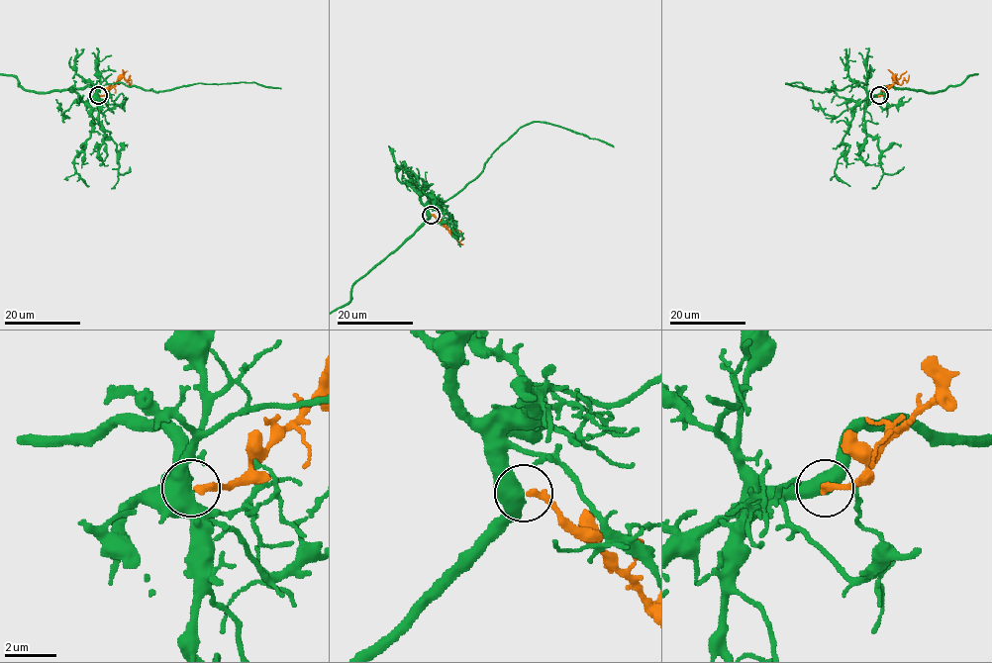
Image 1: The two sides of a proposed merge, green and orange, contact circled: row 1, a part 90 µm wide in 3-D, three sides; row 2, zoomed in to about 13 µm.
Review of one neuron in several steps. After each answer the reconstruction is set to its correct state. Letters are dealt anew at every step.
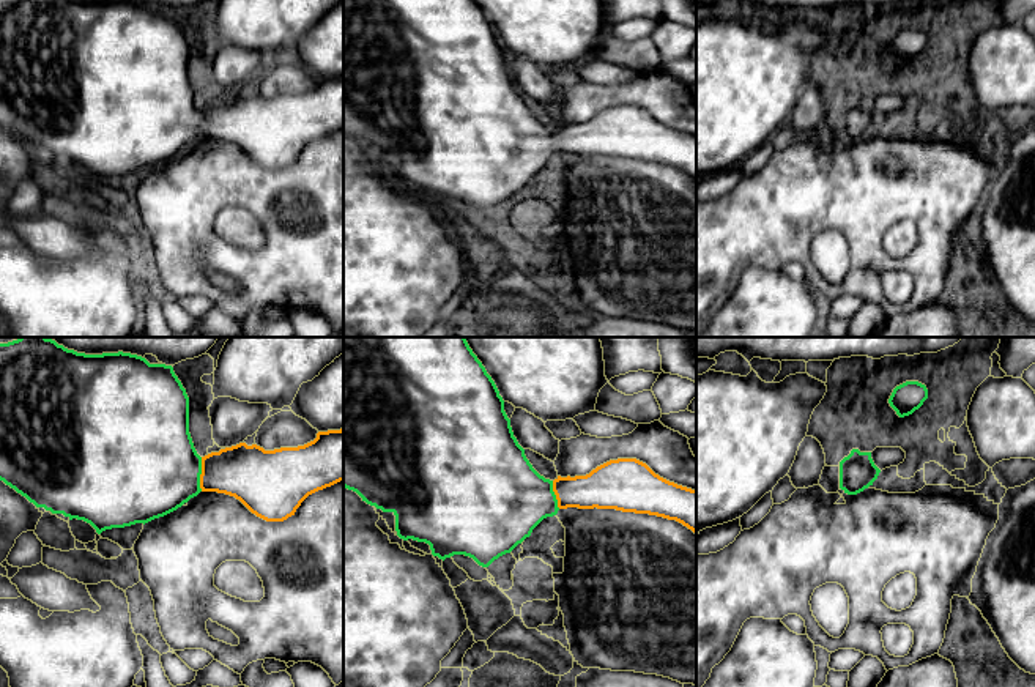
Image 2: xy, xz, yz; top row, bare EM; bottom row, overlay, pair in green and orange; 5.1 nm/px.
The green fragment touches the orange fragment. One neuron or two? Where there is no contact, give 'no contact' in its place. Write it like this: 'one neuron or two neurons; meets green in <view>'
one neuron; meets green in xy

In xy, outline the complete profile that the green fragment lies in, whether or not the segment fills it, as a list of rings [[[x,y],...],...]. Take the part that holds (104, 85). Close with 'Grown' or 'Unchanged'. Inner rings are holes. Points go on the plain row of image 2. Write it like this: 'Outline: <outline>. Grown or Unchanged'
Outline: [[[0,0],[0,128],[25,143],[36,154],[52,161],[63,161],[69,167],[90,170],[98,181],[112,175],[148,170],[164,164],[200,139],[217,139],[235,143],[252,161],[266,169],[284,169],[295,162],[301,150],[312,140],[343,128],[343,76],[318,79],[317,85],[304,93],[265,98],[263,95],[239,90],[200,104],[189,80],[189,44],[172,13],[150,11],[145,5],[131,0]]]. Grown

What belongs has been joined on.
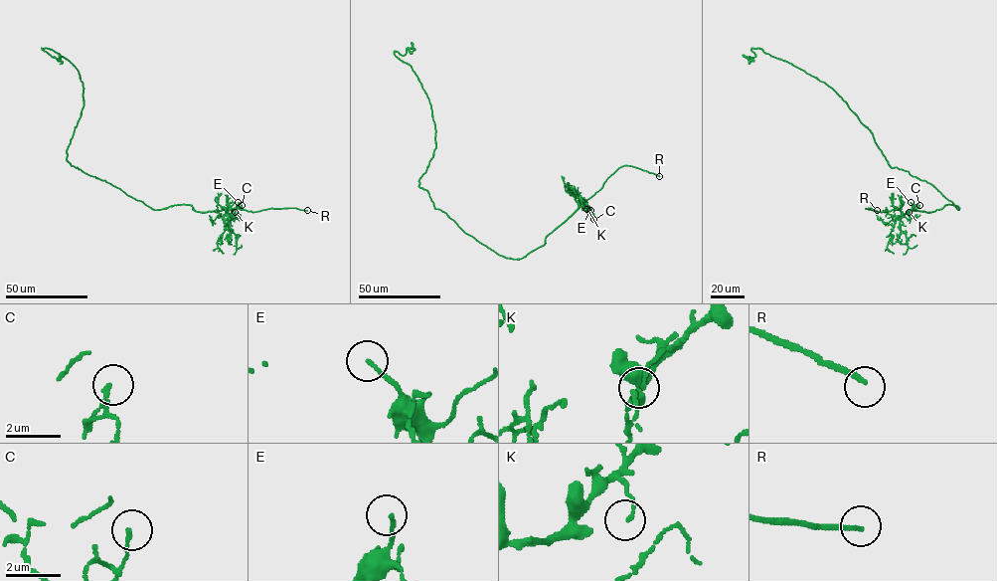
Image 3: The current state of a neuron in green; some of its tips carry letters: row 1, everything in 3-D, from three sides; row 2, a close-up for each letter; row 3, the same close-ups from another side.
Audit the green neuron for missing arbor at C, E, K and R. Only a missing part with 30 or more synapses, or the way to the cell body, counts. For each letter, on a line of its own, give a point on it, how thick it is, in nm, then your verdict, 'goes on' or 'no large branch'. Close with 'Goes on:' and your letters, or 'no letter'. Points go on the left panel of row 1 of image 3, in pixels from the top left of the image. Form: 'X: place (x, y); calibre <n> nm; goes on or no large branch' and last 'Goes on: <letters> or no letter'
C: place (242, 205); calibre 150 nm; no large branch
E: place (238, 202); calibre 130 nm; no large branch
K: place (235, 212); calibre 90 nm; no large branch
R: place (307, 210); calibre 160 nm; goes on
Goes on: R

